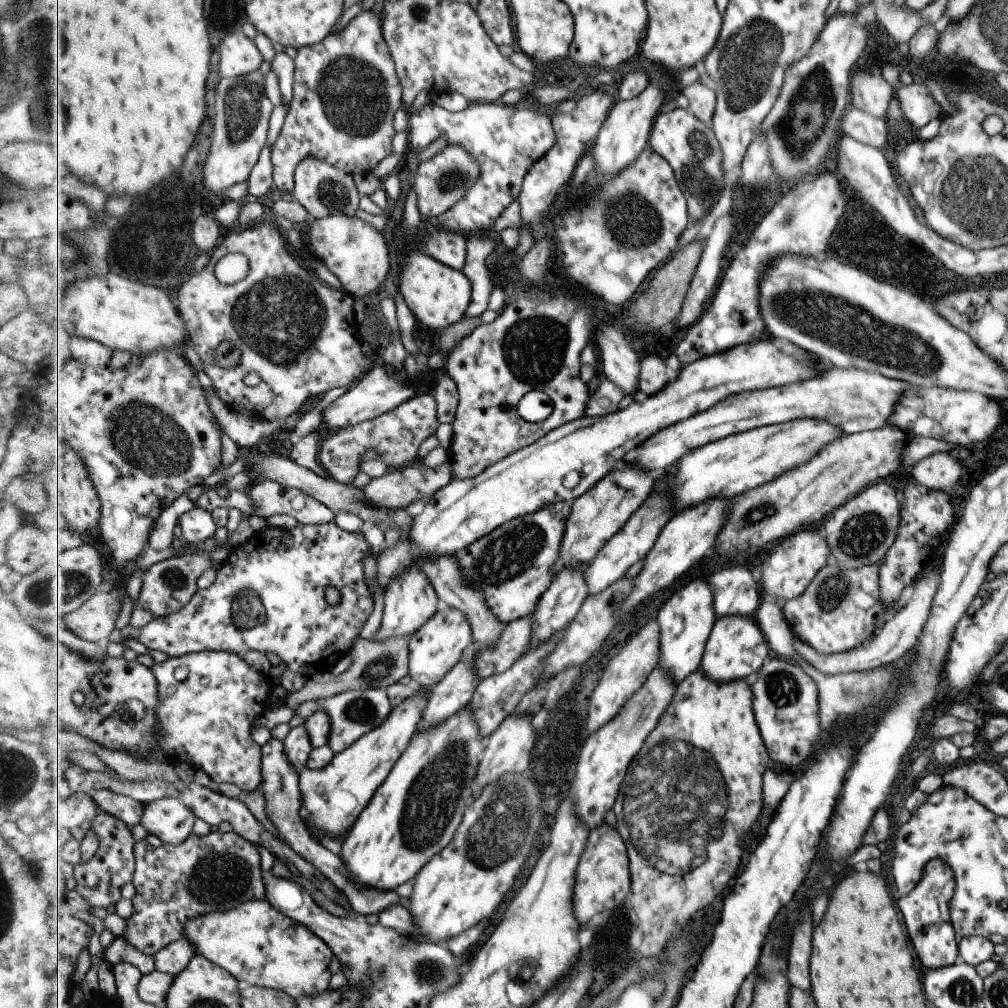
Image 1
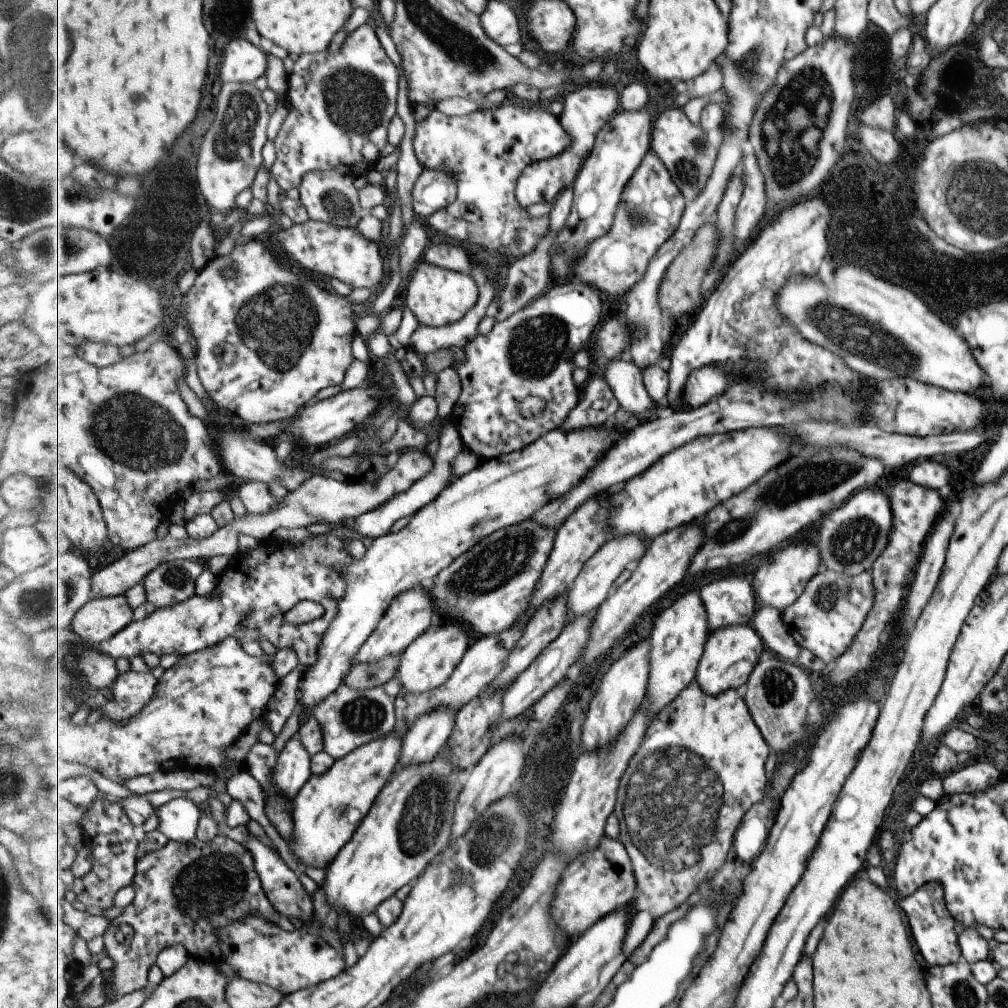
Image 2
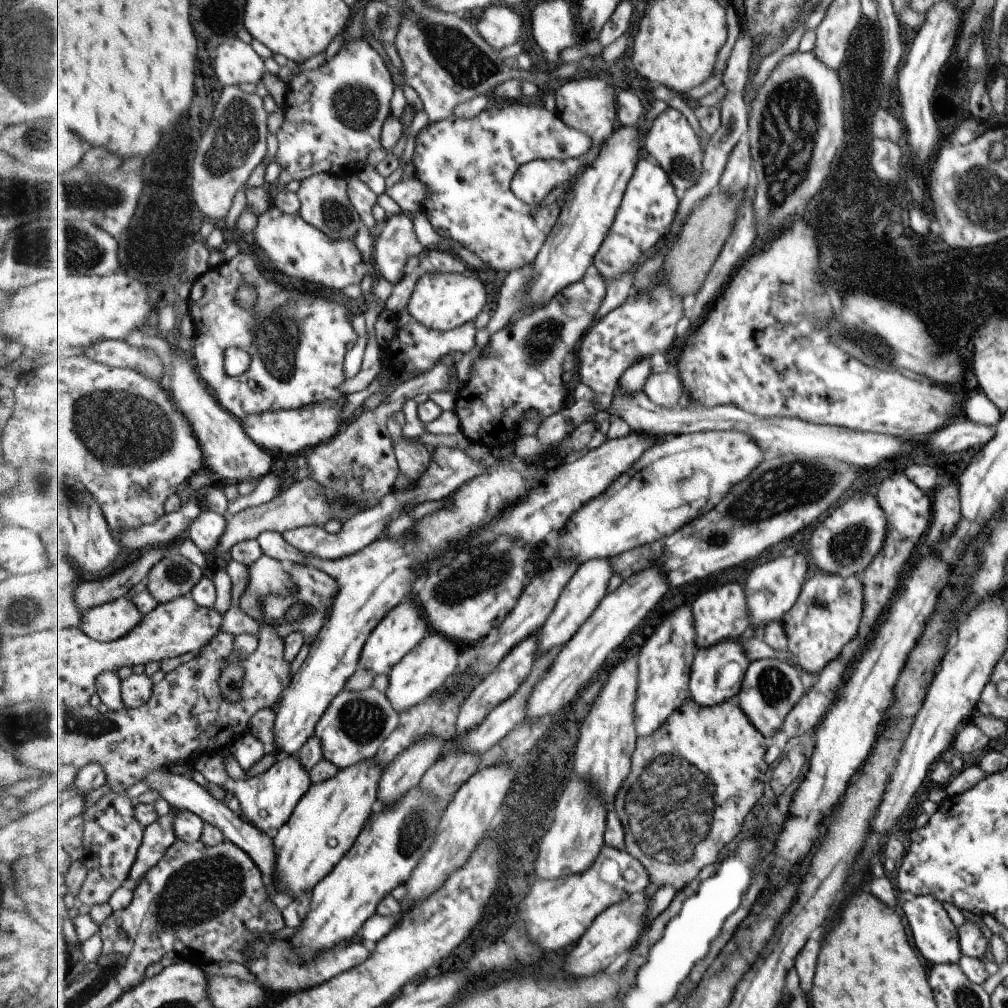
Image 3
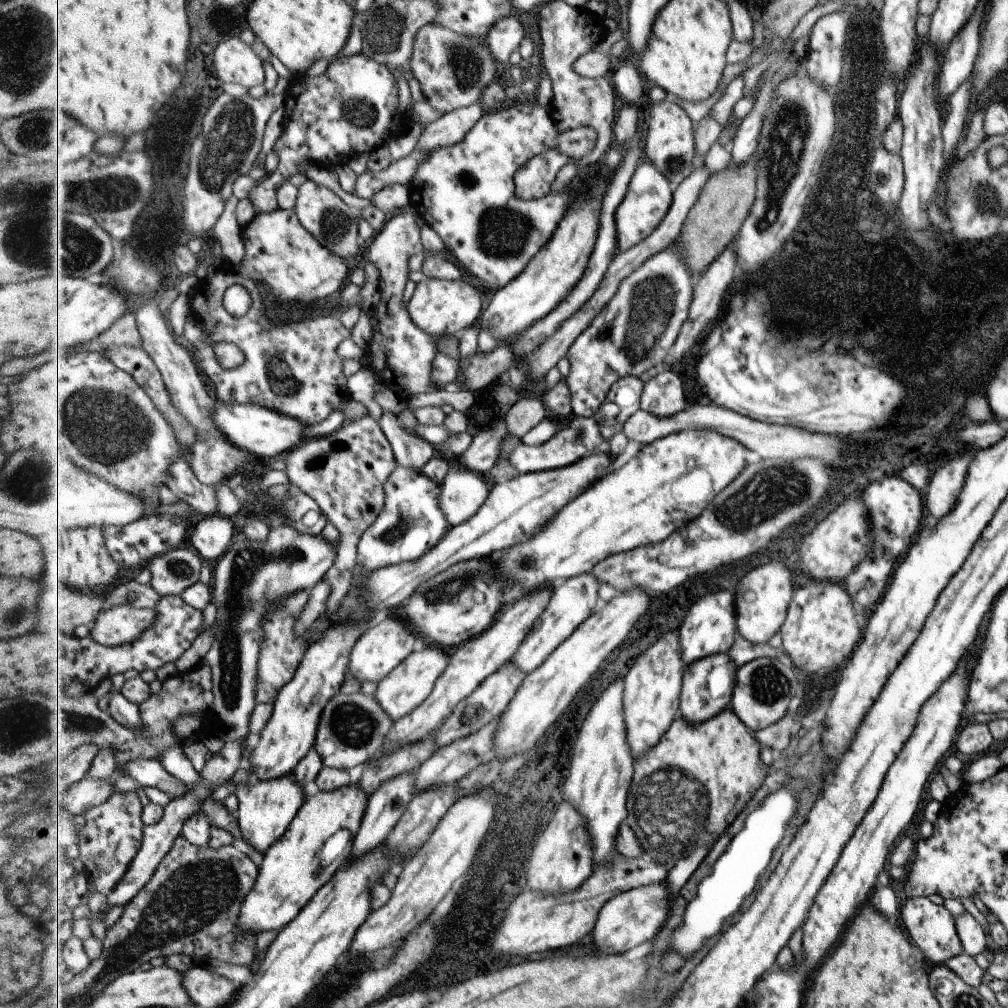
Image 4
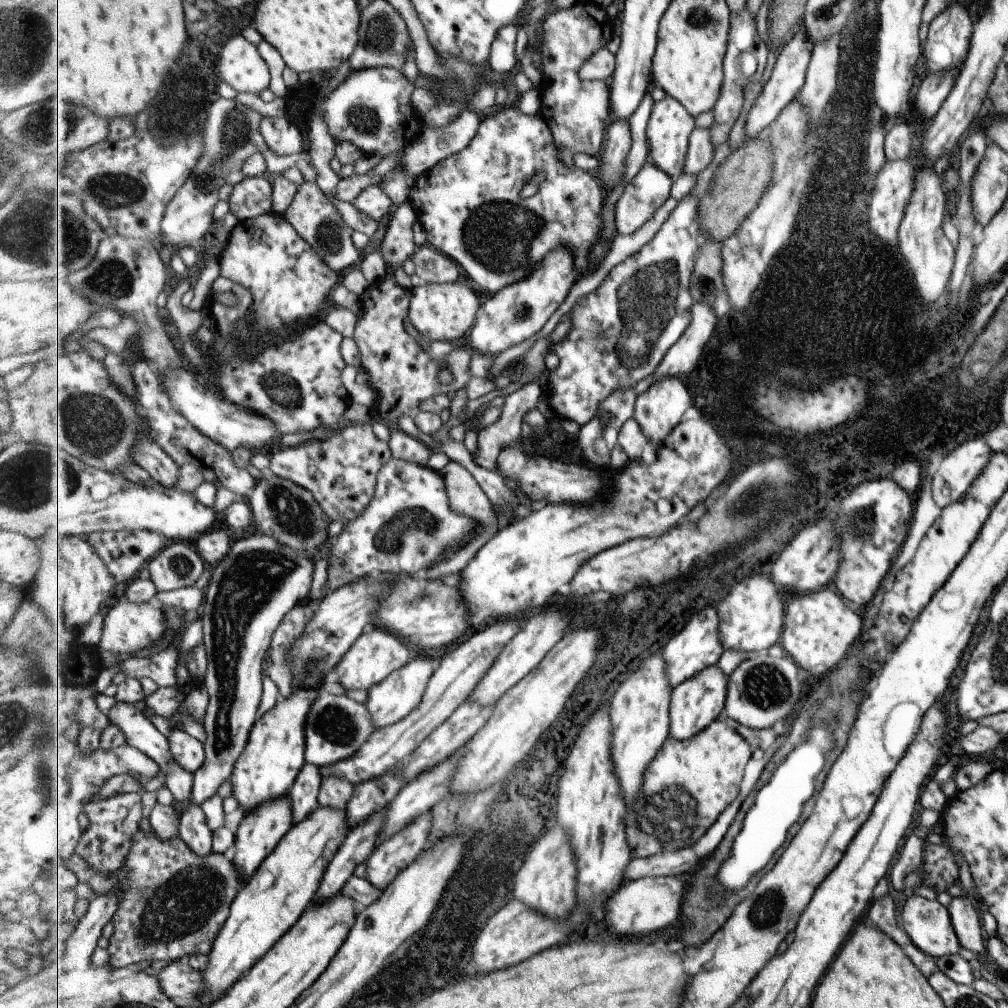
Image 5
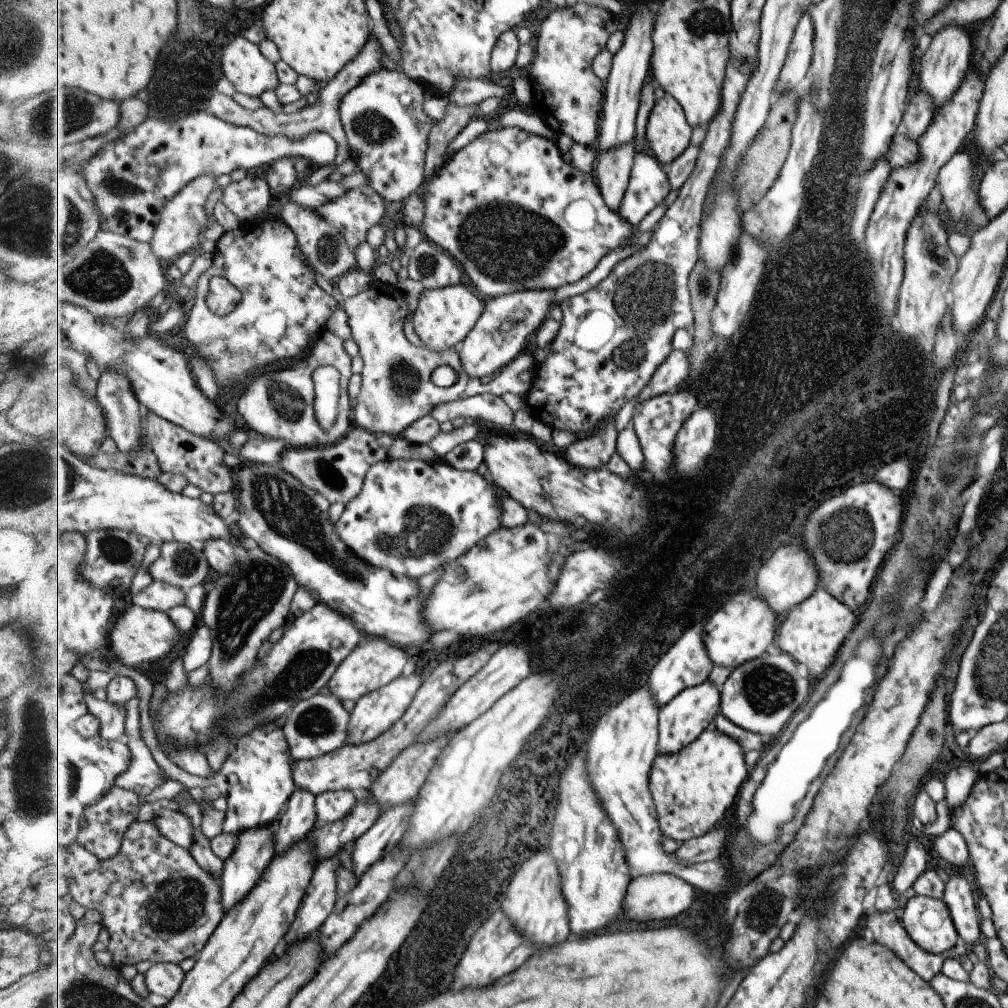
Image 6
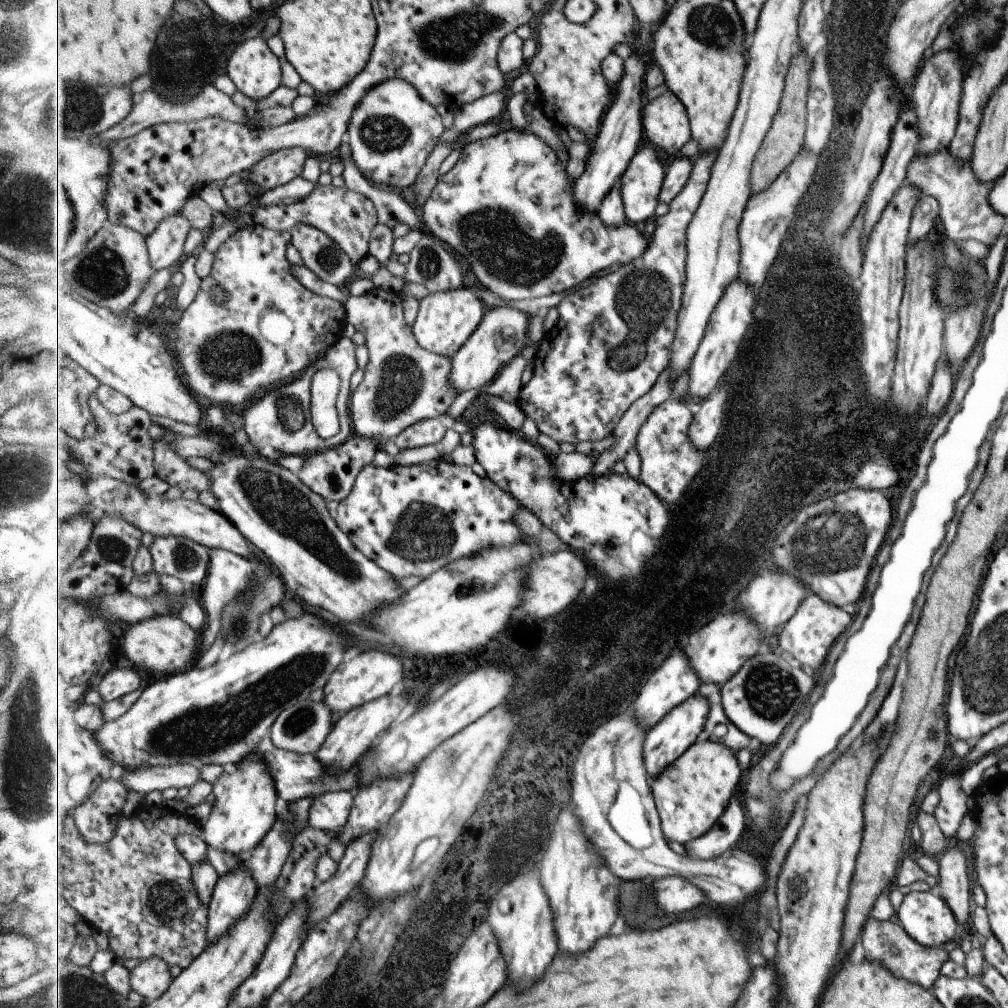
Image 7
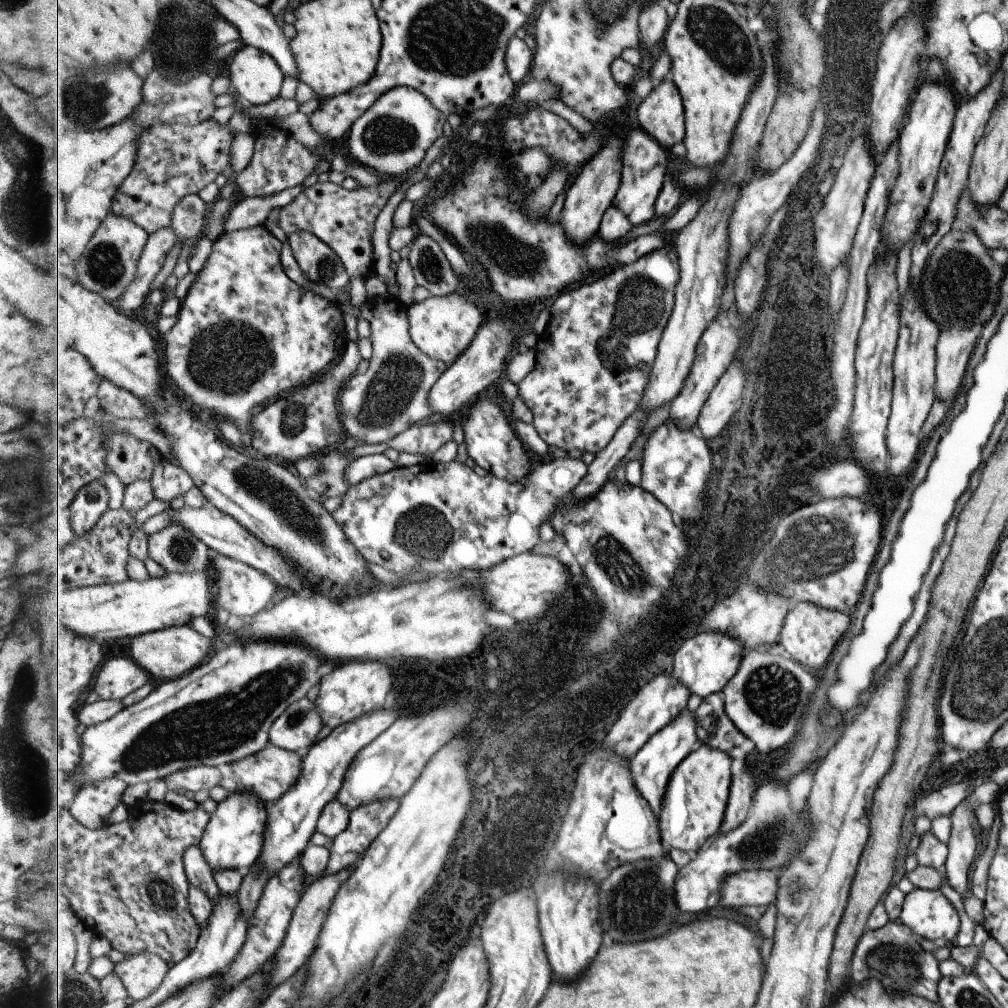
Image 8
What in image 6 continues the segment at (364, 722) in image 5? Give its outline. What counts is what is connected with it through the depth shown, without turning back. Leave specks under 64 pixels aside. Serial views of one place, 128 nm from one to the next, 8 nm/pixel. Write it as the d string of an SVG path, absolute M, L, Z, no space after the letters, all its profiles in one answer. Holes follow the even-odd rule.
M318 694L295 705L282 722L283 732L291 746L291 756L296 760L312 760L343 748L347 745L349 722L351 712L341 704L337 696Z

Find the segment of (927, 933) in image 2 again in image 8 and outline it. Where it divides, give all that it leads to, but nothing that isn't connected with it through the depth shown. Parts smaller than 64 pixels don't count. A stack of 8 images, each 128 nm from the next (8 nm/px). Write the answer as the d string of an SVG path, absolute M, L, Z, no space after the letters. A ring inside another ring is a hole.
M913 888L904 896L897 920L917 936L947 945L959 930L957 912L938 889Z

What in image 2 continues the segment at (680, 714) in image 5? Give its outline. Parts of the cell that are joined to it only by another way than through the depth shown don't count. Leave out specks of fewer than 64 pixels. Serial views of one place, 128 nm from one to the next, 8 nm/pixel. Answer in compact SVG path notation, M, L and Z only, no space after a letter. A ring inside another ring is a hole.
M752 624L718 628L710 633L710 639L703 653L696 681L700 687L713 696L722 695L731 689L741 688L750 679L755 667L770 654L762 636Z

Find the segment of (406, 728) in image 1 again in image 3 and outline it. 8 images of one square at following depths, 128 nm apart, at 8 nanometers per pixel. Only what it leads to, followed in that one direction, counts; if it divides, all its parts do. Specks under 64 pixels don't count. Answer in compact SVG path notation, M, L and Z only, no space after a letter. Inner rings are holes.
M375 756L339 769L338 775L332 779L312 783L287 824L274 837L278 862L271 887L275 892L285 893L293 900L307 890L313 892L343 860L378 807L384 770Z

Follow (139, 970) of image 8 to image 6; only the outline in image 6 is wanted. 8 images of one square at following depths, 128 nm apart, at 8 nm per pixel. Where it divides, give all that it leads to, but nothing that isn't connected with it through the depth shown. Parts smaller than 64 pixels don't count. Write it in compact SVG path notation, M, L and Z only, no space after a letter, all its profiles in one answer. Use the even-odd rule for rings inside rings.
M153 963L144 975L145 985L149 992L171 1001L171 998L179 994L179 988L185 982L187 973L179 964Z

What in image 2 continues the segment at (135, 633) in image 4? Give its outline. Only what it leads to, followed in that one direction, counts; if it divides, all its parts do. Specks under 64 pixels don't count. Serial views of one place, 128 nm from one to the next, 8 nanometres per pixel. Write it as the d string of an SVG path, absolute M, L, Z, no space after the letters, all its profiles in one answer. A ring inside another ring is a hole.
M125 596L93 598L73 618L72 630L91 642L104 642L135 622L135 612Z

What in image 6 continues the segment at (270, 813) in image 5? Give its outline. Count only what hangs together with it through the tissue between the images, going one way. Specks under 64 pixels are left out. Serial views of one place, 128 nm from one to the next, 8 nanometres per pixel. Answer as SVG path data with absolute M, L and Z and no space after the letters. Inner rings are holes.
M271 827L253 828L249 832L243 832L238 838L237 848L231 858L224 862L223 875L219 882L223 888L223 910L225 914L229 914L231 908L241 904L245 900L245 896L249 896L251 892L261 882L263 872L266 872L269 864L276 858L275 852L275 836Z

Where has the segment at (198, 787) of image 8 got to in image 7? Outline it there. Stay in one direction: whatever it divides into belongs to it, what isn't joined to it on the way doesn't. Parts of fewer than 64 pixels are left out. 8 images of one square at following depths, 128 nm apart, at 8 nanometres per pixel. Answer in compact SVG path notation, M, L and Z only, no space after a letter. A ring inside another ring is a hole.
M177 764L175 766L149 766L145 768L129 768L124 770L126 786L146 795L153 790L167 790L167 788L188 789L198 784L201 779L200 767L191 764Z

